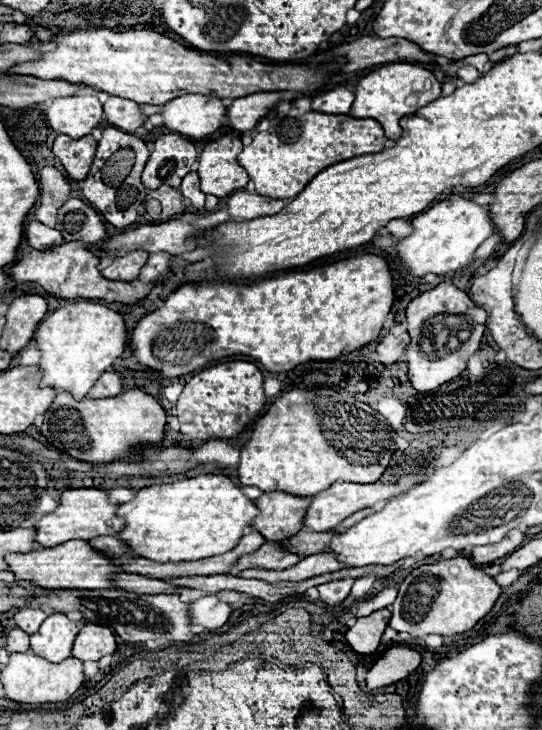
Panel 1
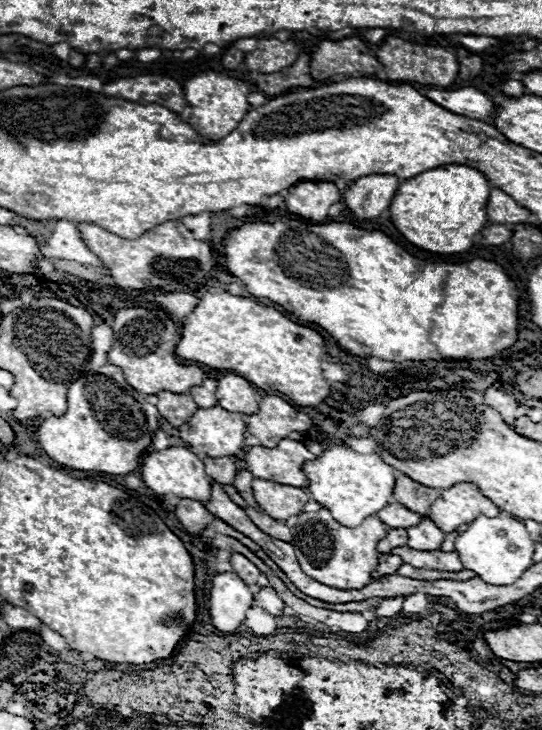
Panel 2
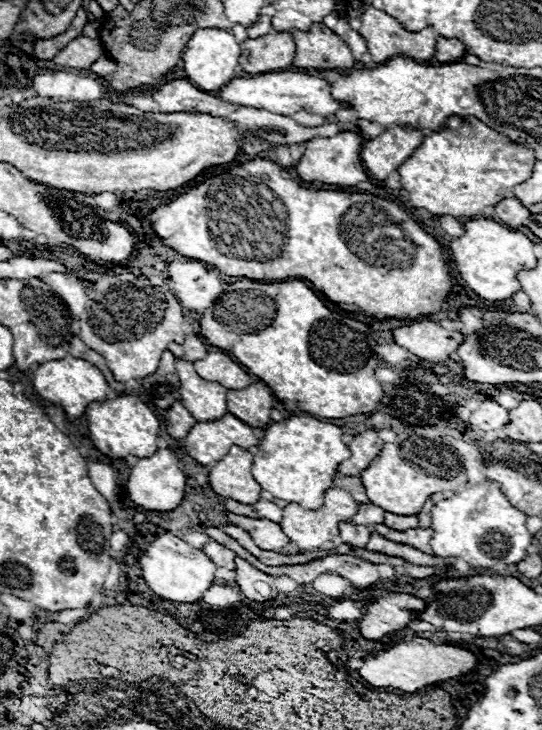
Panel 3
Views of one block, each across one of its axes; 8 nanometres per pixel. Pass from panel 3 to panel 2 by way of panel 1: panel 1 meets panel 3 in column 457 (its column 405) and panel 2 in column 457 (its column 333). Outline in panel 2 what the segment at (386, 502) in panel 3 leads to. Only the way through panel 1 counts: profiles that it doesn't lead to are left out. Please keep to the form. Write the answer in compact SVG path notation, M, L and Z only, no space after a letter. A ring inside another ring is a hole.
M456 484L444 490L430 508L430 518L444 532L452 532L462 524L470 524L482 514L498 516L500 510L472 484Z

